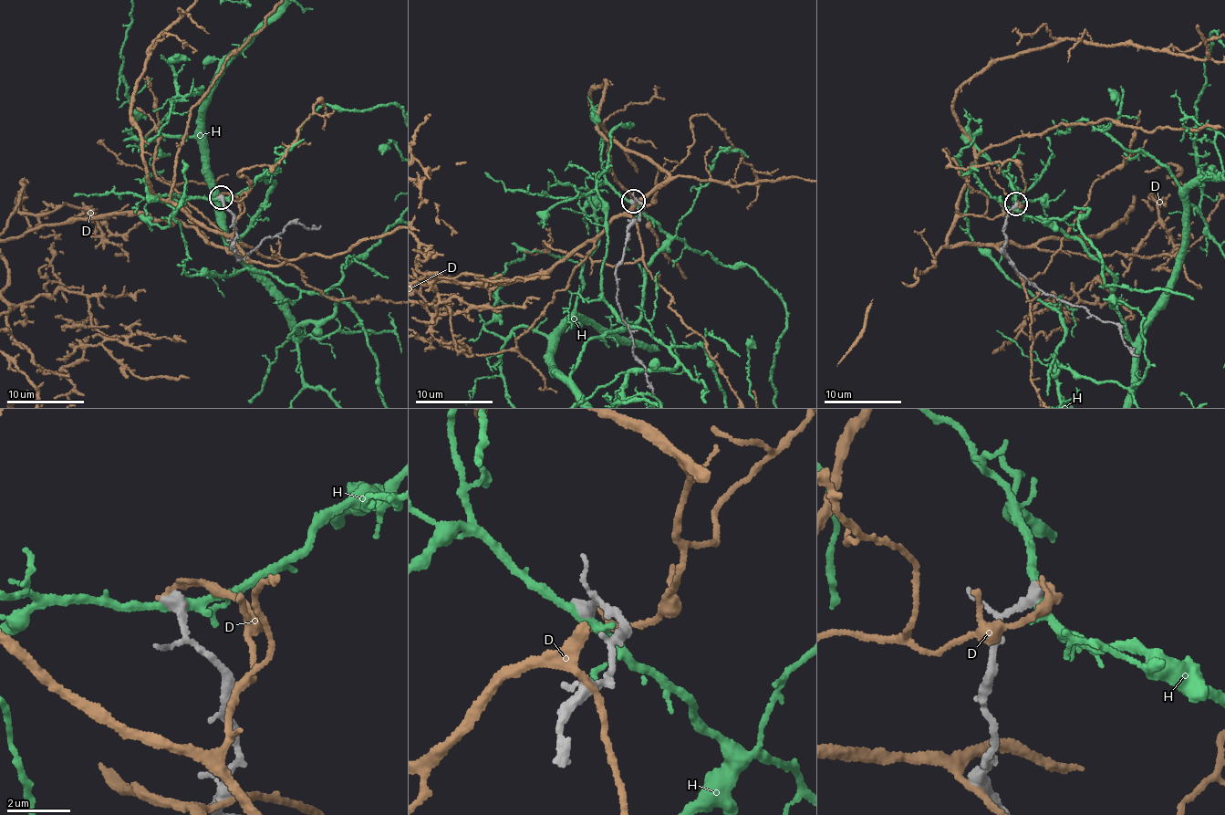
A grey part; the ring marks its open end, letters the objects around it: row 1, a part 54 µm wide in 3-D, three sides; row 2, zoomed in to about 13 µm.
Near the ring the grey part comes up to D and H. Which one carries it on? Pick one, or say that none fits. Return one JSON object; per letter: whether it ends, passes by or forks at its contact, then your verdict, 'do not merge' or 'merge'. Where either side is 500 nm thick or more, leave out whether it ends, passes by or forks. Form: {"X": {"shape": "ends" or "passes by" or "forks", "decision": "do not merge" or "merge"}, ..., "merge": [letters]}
{"D": {"shape": "ends", "decision": "do not merge"}, "H": {"shape": "passes by", "decision": "do not merge"}, "merge": []}

